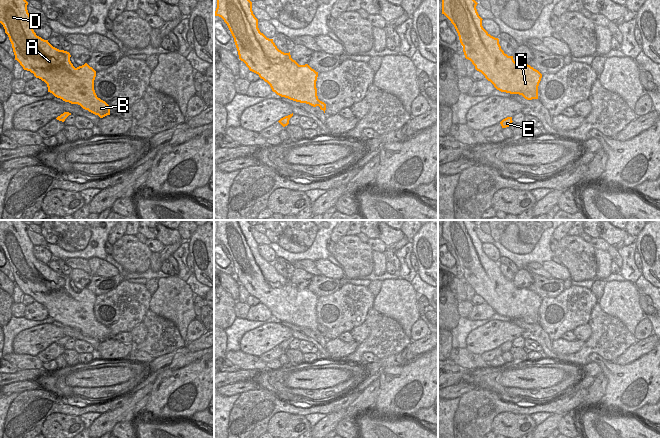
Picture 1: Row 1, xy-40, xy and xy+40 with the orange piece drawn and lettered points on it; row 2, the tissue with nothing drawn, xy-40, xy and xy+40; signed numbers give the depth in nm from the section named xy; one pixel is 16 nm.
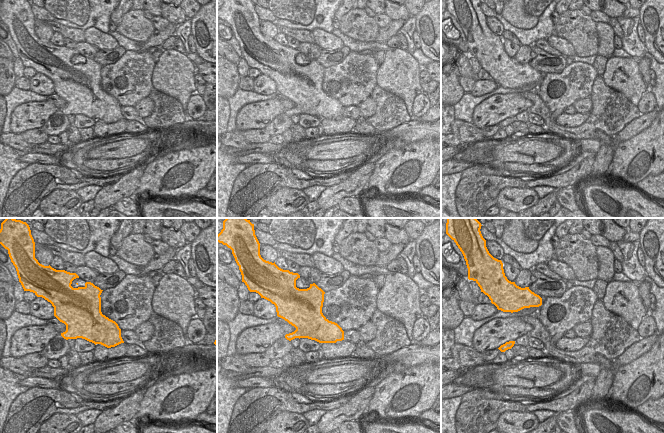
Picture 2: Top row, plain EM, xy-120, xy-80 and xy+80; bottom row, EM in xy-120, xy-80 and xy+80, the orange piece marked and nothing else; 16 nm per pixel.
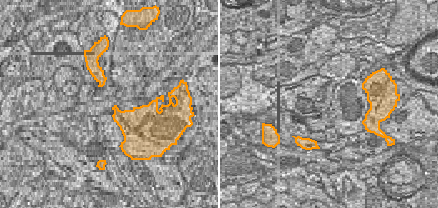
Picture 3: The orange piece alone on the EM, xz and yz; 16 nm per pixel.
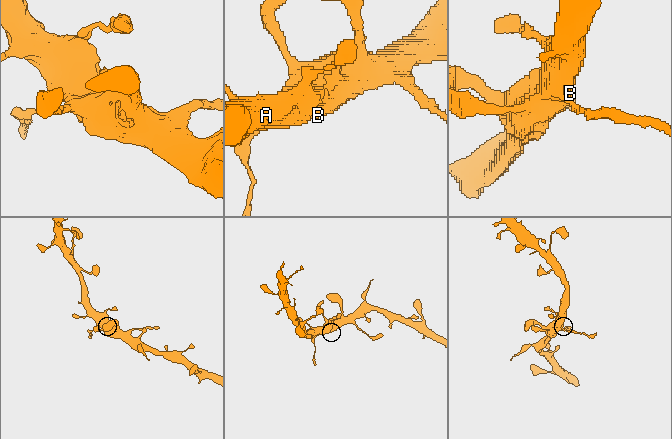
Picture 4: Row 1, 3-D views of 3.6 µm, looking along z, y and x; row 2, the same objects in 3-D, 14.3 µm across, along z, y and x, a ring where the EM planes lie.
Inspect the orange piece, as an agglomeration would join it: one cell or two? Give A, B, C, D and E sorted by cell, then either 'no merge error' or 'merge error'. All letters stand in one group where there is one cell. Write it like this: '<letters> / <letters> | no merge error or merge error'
A B C D / E | merge error

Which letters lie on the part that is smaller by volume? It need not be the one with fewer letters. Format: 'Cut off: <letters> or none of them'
Cut off: E

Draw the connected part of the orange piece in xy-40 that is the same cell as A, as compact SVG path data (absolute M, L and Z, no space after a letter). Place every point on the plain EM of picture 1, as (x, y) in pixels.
M0 220L0 247L5 253L12 268L15 284L17 284L24 294L30 295L36 302L41 303L47 308L48 316L55 321L62 323L71 328L78 328L83 333L98 339L103 342L110 339L110 330L103 324L97 321L94 314L94 304L96 295L87 287L75 292L70 285L70 277L64 274L59 274L53 271L48 264L44 264L37 260L33 254L34 245L27 234L28 226L22 220Z

